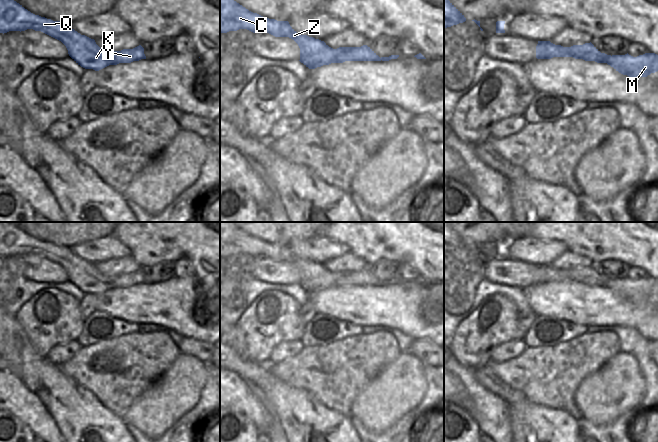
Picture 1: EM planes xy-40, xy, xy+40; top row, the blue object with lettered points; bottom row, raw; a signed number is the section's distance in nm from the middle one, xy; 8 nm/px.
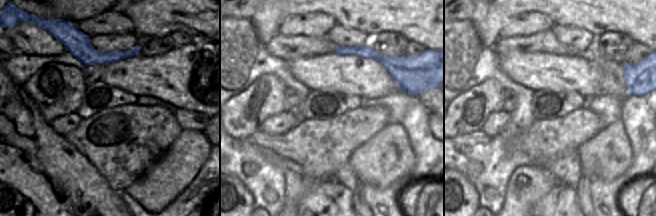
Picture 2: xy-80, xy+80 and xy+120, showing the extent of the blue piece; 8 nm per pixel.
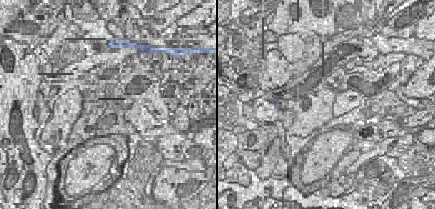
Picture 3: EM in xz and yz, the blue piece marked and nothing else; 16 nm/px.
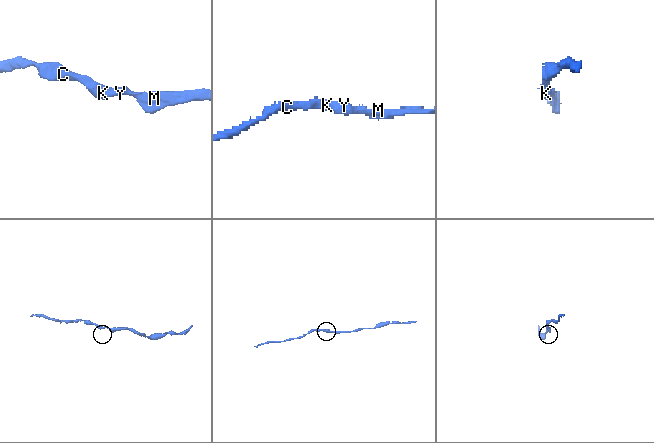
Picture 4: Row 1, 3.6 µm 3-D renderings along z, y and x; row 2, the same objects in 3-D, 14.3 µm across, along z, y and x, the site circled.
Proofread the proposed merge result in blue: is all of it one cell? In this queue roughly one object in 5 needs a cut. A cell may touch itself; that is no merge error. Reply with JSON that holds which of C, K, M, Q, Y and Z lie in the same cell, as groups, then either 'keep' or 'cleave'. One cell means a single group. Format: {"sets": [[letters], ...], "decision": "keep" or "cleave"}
{"sets": [["C", "K", "M", "Q", "Y", "Z"]], "decision": "keep"}

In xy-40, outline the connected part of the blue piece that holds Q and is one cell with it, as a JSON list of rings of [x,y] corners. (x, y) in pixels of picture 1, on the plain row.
[[[0,222],[0,257],[27,253],[41,255],[61,265],[69,280],[85,293],[99,295],[109,289],[146,283],[141,269],[121,275],[105,275],[94,263],[81,259],[69,248],[35,239],[12,222]]]

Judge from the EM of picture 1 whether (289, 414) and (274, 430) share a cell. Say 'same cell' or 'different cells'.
different cells

